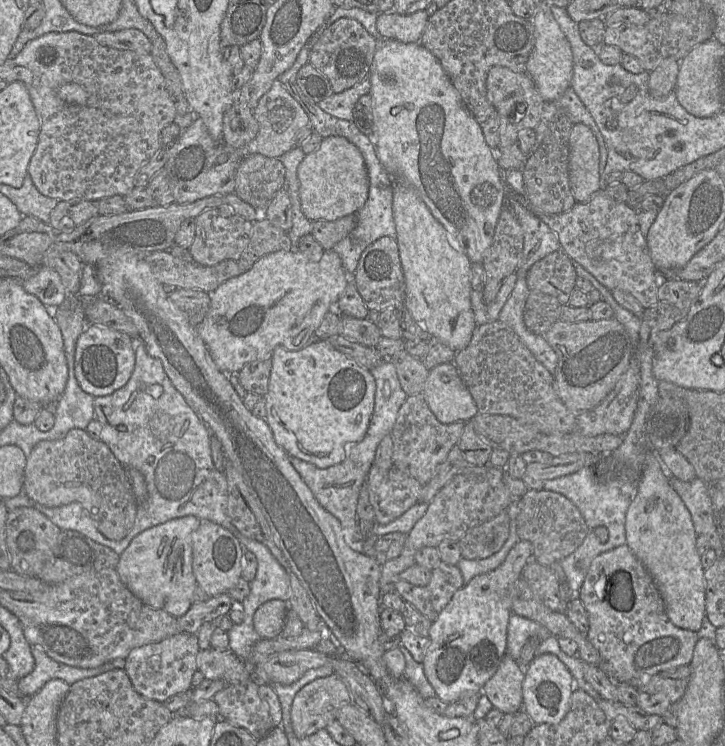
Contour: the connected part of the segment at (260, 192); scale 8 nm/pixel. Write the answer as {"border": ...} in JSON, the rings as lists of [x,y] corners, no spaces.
{"border":[[[252,154],[237,169],[234,193],[254,208],[267,209],[284,182],[285,167],[279,158]]]}

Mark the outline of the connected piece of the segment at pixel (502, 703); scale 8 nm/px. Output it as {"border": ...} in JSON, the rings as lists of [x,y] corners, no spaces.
{"border":[[[505,654],[495,674],[482,688],[494,708],[504,714],[516,714],[523,708],[522,685],[525,679],[525,668],[520,661]]]}

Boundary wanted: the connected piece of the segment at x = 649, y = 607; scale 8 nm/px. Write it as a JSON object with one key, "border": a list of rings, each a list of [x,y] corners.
{"border":[[[627,544],[603,552],[593,559],[578,595],[589,617],[586,637],[604,661],[598,667],[615,682],[637,686],[644,675],[653,676],[691,663],[697,632],[677,627],[671,622],[653,578]]]}

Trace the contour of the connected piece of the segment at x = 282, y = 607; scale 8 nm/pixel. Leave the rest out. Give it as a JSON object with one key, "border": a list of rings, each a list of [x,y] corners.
{"border":[[[271,599],[256,610],[253,625],[262,639],[275,639],[282,634],[288,609],[288,602]]]}

